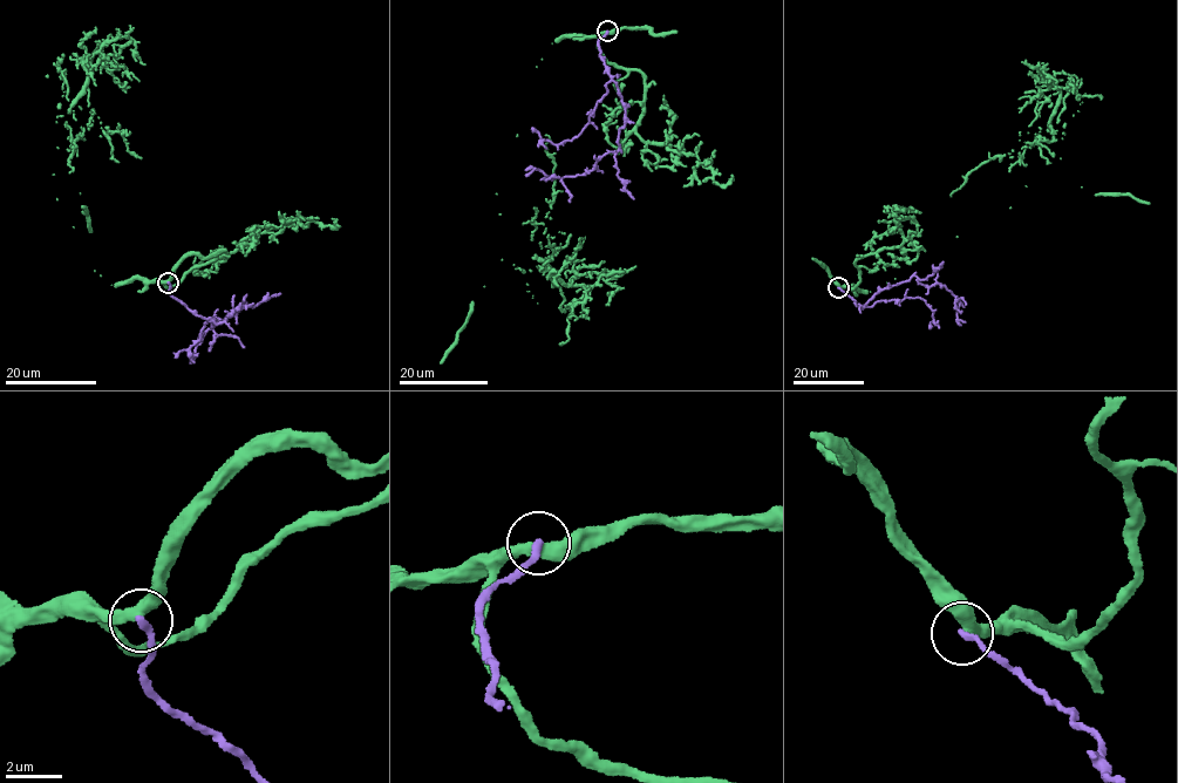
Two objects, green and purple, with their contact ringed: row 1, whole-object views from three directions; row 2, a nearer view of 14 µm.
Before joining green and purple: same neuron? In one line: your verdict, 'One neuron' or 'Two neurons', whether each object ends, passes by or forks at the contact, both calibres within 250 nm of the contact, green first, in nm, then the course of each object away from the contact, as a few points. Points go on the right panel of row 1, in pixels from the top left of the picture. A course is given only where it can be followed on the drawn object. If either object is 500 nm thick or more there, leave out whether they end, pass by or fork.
Two neurons. At the ring green passes by. At the ring purple ends. Thickness 420 nm (green) against 220 nm. Course of green: (838, 287), (894, 278), (971, 171), (1022, 157), (1040, 131), (1062, 137), (1061, 158), (1096, 193), (1150, 204). Course of purple: (838, 287), (863, 308), (876, 293), (914, 276), (919, 283), (938, 284), (957, 297), (957, 318), (965, 322)

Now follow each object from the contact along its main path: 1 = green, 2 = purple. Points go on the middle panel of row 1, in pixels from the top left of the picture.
1: (606, 32), (560, 38), (537, 67), (555, 164), (550, 218), (533, 231), (542, 247), (501, 260), (440, 363)
2: (607, 32), (598, 43), (625, 111), (618, 150), (580, 175), (559, 178), (536, 169), (525, 175)

